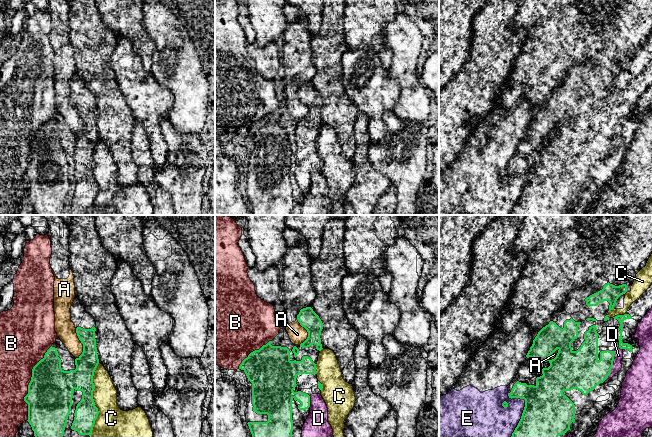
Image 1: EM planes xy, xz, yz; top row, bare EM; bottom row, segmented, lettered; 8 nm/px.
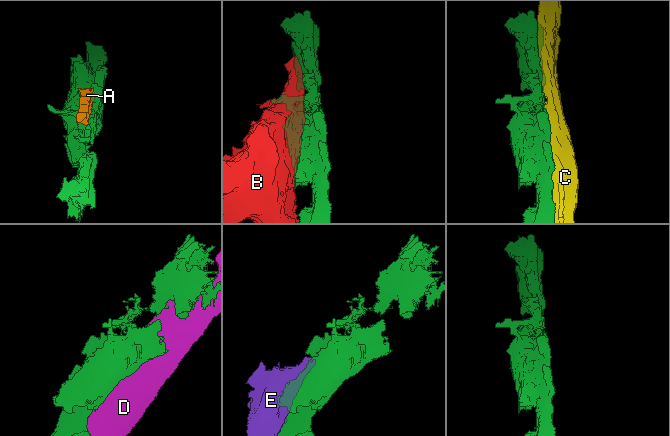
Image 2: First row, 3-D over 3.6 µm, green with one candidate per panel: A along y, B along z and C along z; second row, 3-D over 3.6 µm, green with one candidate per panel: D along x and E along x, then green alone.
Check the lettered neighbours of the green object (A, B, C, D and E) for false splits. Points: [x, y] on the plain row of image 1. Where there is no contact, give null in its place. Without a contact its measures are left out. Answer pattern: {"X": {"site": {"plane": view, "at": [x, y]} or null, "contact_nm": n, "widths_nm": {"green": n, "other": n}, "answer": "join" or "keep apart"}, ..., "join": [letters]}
{"A": {"site": {"plane": "xy", "at": [81, 118]}, "contact_nm": 240, "widths_nm": {"green": 170, "other": 160}, "answer": "keep apart"}, "B": {"site": {"plane": "xy", "at": [29, 159]}, "contact_nm": 650, "widths_nm": {"green": 360, "other": 300}, "answer": "keep apart"}, "C": {"site": {"plane": "xy", "at": [93, 175]}, "contact_nm": 600, "widths_nm": {"green": 190, "other": 260}, "answer": "keep apart"}, "D": {"site": {"plane": "yz", "at": [612, 141]}, "contact_nm": 260, "widths_nm": {"green": 300, "other": 70}, "answer": "keep apart"}, "E": {"site": {"plane": "yz", "at": [523, 186]}, "contact_nm": 360, "widths_nm": {"green": 400, "other": 300}, "answer": "keep apart"}, "join": []}

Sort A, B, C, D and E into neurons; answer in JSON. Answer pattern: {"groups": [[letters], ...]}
{"groups": [["A", "E"], ["B"], ["C"], ["D"]]}

